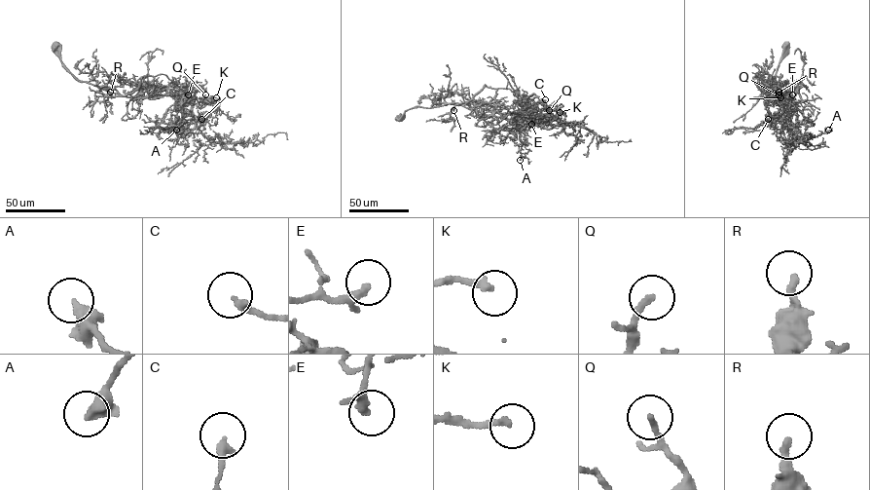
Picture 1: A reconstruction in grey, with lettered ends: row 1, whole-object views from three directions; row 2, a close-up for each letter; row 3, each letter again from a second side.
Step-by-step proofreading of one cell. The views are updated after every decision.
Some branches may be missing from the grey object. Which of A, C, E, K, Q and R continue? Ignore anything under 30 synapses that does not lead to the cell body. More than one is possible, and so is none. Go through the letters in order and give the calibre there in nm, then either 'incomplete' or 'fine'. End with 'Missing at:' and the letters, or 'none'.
A: 240 nm thick; fine
C: 280 nm thick; fine
E: 220 nm thick; incomplete
K: 190 nm thick; incomplete
Q: 190 nm thick; incomplete
R: 240 nm thick; fine
Missing at: E, K, Q

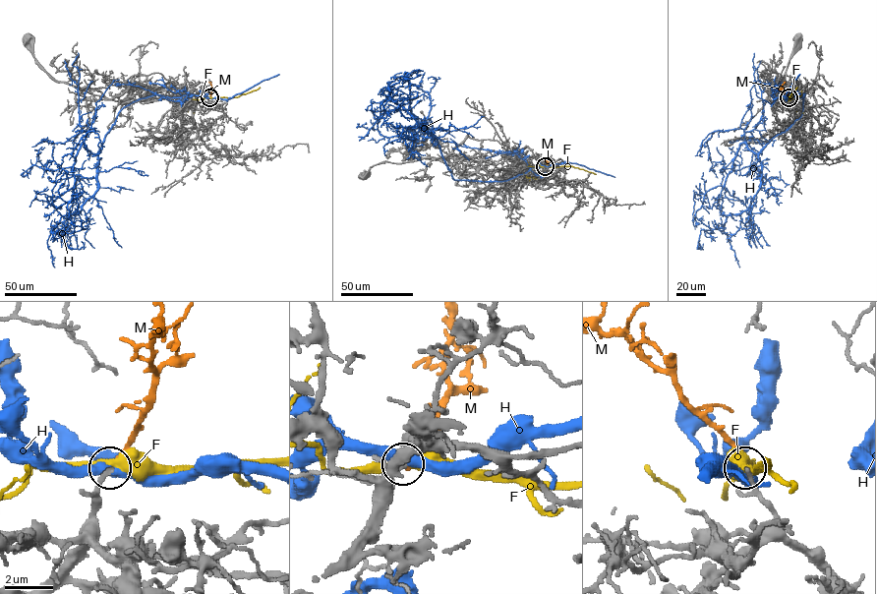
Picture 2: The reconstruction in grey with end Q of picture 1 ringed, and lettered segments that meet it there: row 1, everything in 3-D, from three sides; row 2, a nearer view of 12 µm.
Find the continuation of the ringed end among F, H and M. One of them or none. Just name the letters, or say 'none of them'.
M

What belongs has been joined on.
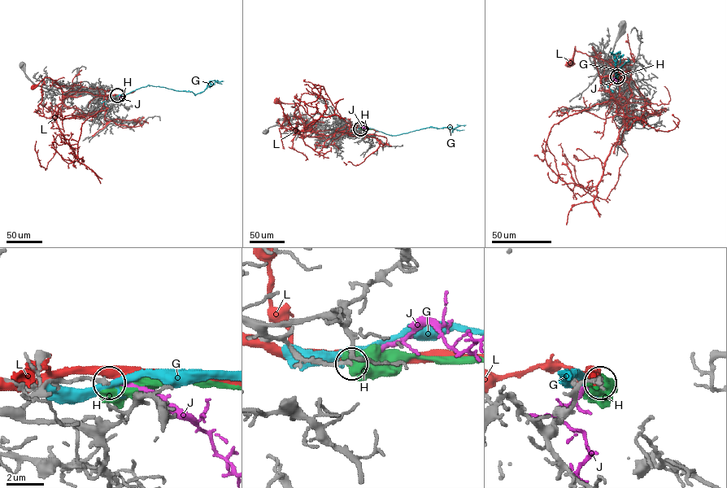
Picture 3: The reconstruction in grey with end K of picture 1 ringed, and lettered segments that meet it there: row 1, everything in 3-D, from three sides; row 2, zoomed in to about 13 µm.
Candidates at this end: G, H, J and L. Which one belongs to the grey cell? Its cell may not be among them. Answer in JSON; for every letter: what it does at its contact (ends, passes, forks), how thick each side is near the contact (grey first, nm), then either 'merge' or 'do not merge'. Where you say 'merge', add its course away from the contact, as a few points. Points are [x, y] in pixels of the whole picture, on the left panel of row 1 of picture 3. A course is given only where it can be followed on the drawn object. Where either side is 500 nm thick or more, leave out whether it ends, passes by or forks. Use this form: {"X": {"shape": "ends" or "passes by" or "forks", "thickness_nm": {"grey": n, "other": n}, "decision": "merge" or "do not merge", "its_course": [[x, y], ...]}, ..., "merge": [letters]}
{"G": {"shape": "passes by", "thickness_nm": {"grey": 240, "other": 150}, "decision": "do not merge"}, "H": {"thickness_nm": {"grey": 200, "other": 750}, "decision": "do not merge"}, "J": {"shape": "ends", "thickness_nm": {"grey": 200, "other": 360}, "decision": "merge"}, "L": {"shape": "passes by", "thickness_nm": {"grey": 220, "other": 480}, "decision": "do not merge"}, "merge": ["J"]}

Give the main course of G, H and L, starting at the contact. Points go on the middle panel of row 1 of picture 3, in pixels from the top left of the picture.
G: (359, 128), (372, 128), (393, 135), (430, 127), (450, 126), (464, 130)
H: (360, 128), (372, 129)
L: (360, 128), (347, 128), (328, 135), (307, 137), (297, 106), (276, 101)

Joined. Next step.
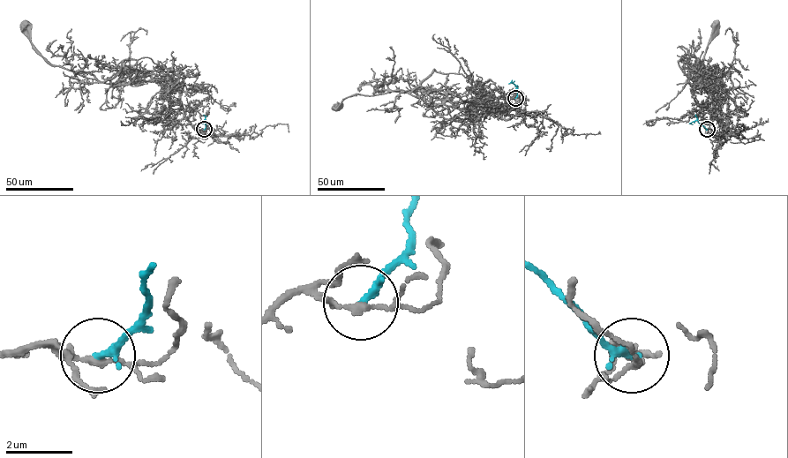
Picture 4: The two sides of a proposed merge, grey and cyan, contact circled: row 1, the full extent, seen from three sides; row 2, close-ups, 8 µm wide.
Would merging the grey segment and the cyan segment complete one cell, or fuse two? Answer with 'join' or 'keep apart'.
keep apart

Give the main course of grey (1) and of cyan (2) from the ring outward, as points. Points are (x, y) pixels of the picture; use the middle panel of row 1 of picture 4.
1: (514, 98), (507, 102), (515, 114), (506, 119), (489, 108), (461, 111), (395, 91), (347, 97), (338, 108)
2: (514, 98), (516, 87), (511, 82), (508, 84)

